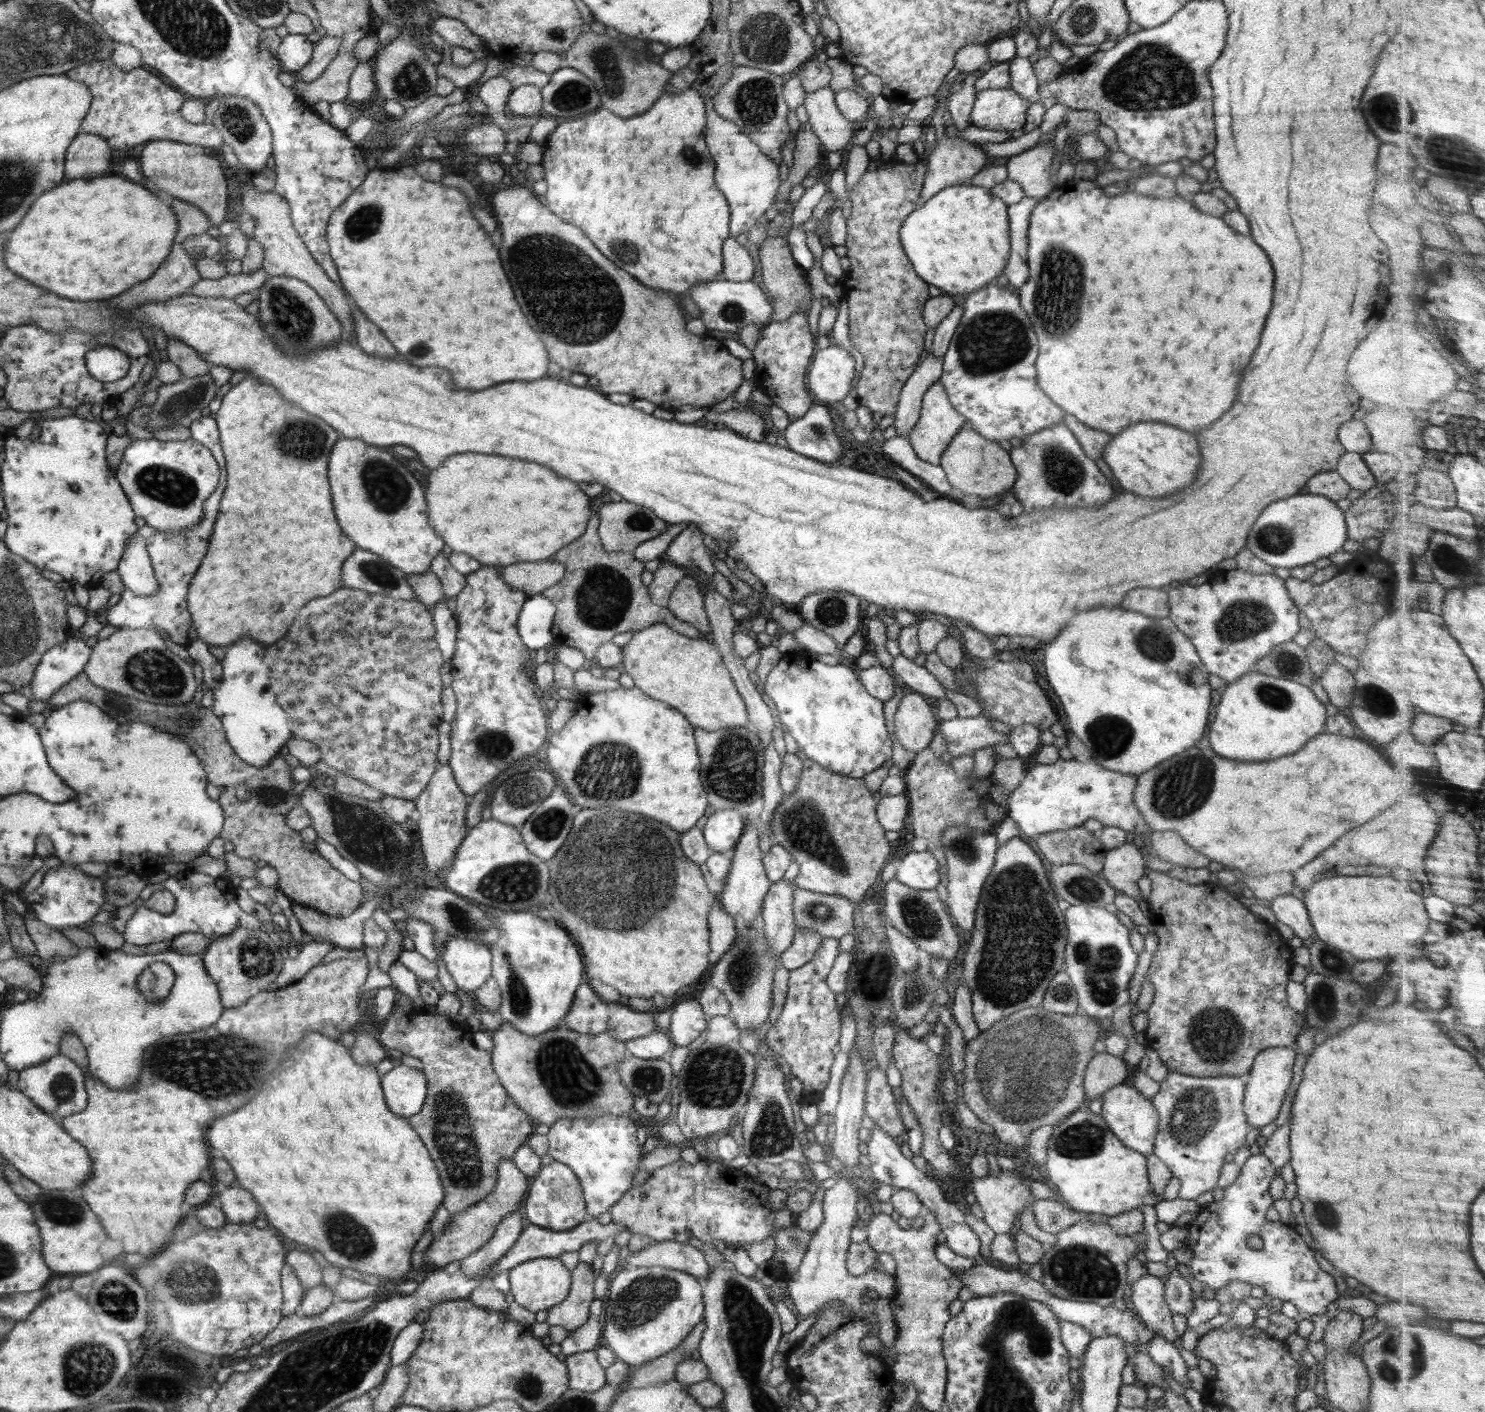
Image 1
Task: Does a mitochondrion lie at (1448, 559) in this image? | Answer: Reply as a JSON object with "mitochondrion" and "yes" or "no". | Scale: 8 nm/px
{"mitochondrion":"yes"}

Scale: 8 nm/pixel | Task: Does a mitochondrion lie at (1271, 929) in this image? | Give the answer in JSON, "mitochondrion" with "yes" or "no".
{"mitochondrion":"no"}

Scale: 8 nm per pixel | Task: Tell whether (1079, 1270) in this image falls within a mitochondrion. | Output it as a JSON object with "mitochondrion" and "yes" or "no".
{"mitochondrion":"yes"}

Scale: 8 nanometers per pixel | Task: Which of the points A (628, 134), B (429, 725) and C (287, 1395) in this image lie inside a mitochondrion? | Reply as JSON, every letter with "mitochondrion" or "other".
{"A":"other","B":"other","C":"mitochondrion"}

